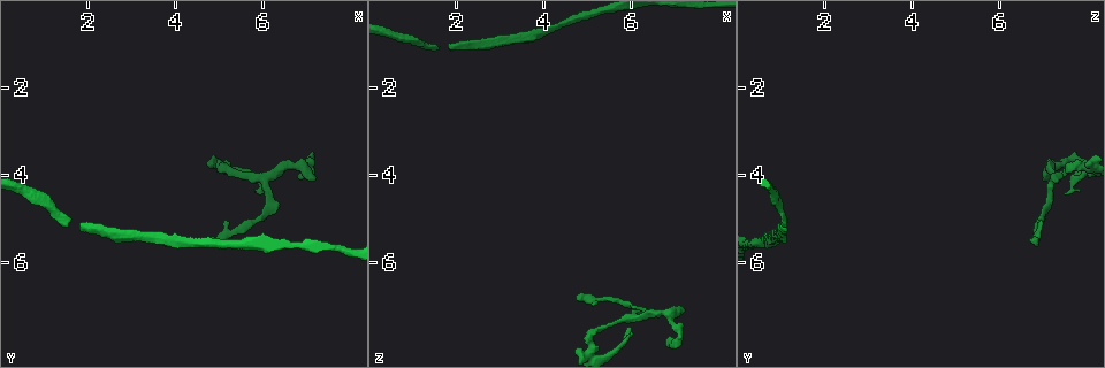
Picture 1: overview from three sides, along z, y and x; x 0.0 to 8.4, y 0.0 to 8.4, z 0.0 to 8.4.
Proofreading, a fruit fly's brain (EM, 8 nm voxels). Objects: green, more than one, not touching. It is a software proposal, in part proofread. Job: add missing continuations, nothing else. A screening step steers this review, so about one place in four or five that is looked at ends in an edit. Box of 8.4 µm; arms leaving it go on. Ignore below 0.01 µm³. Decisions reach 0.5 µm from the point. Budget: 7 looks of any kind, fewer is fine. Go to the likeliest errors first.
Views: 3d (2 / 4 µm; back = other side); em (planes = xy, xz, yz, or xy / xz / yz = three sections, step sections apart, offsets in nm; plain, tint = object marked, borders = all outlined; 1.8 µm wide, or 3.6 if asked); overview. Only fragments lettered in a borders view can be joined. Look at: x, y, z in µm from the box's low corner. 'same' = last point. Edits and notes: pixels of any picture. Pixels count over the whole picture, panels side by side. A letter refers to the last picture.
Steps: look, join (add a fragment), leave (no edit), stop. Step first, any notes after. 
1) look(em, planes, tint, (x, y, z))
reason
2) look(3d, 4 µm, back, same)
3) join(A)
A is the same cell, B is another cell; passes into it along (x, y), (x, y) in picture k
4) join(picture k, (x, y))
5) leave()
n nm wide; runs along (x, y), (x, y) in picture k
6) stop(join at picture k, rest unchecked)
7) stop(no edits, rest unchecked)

look(em, xz, step 4, tint, (1.90, 5.15, 1.05))
free end

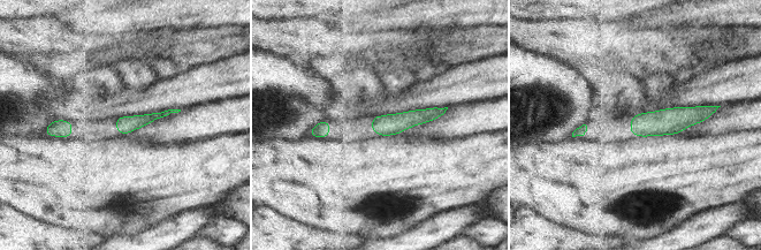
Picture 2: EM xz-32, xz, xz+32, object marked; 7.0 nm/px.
look(em, xy, step 4, borders, same)
cut it another way

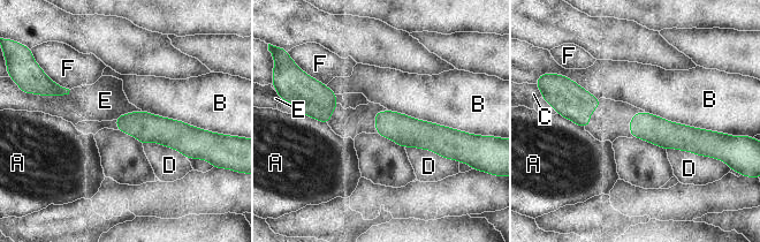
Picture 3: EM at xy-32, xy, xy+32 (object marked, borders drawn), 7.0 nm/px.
leave()
A, B, C, D, E and F are other cells; border along (141, 110), (123, 113), (114, 119) in picture 3; none of them fits

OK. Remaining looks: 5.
look(3d, 4 µm, (6.80, 4.10, 7.80))
an open end

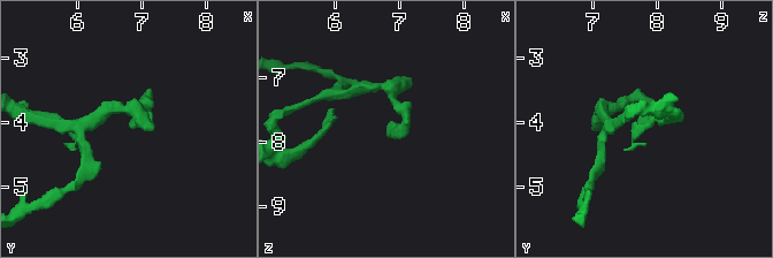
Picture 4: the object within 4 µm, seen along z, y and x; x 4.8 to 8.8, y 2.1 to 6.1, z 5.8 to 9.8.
look(em, planes, tint, (6.85, 4.10, 7.75))
need the tissue

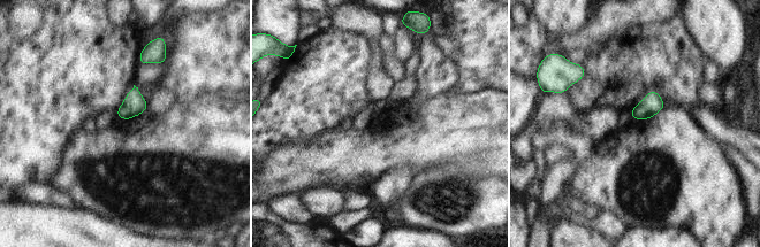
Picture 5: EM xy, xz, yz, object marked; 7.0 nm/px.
look(em, planes, borders, same)

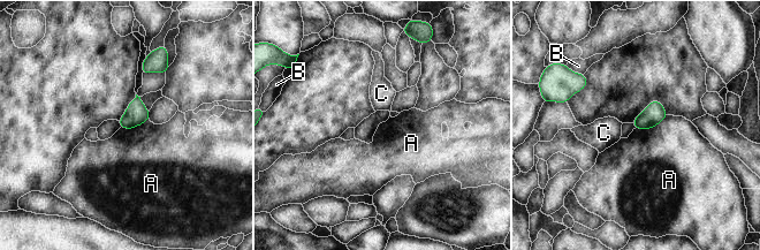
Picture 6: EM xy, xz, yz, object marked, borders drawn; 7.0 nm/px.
leave()
150 nm wide; A, B and C are other cells; border along (668, 115), (650, 128), (635, 129) in picture 6; none of them fits

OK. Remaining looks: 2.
look(3d, 4 µm, (4.75, 5.55, 6.80))
an open end

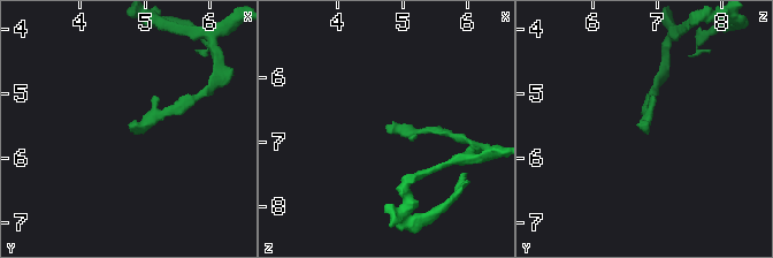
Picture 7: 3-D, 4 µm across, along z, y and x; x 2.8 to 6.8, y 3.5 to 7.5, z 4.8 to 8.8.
look(em, planes, borders, (4.75, 5.55, 6.80))
need the tissue

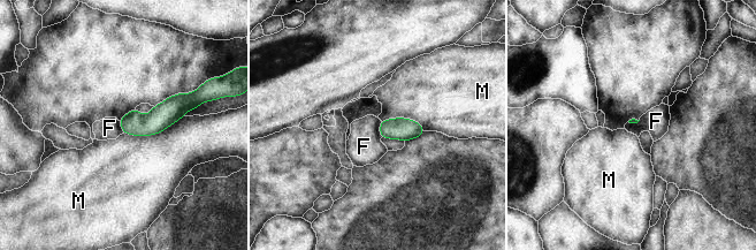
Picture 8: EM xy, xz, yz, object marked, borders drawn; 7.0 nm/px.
leave()
F and M are other cells; border along (381, 121), (380, 137) in picture 8; no lettered fragment goes on from it

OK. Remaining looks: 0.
stop(no edits, rest unchecked)

